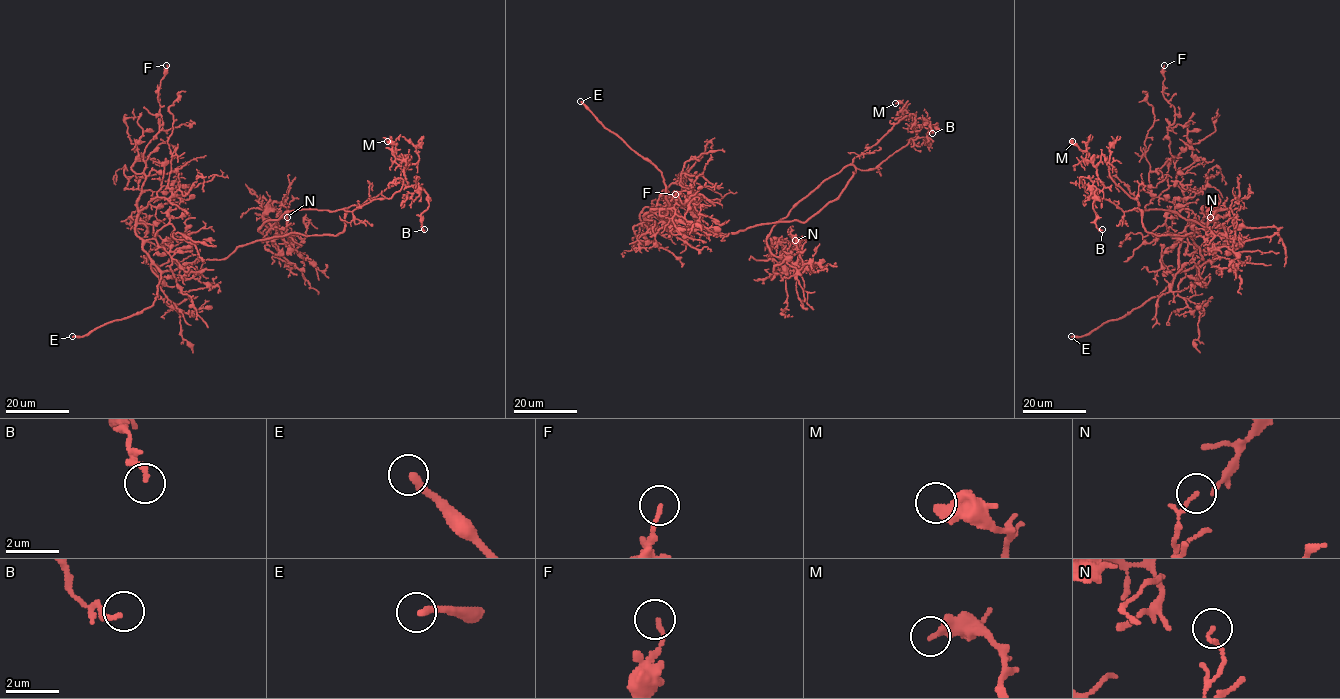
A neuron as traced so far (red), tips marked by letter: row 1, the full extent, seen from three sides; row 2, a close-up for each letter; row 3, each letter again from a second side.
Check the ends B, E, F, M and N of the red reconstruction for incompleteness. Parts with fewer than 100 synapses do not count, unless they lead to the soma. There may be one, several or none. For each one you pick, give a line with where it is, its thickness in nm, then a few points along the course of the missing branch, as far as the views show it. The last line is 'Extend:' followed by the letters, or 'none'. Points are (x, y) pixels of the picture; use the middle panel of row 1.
E: (580, 101) | 260 nm | (580, 101), (575, 86), (559, 84), (530, 105)
Extend: E

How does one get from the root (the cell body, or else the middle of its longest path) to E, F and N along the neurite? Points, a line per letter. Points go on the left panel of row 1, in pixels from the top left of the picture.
E: (265, 239), (240, 245), (221, 259), (200, 259), (163, 271), (151, 306), (107, 322), (81, 336), (72, 336)
F: (265, 239), (173, 270), (162, 271), (143, 248), (135, 232), (143, 155), (162, 123), (158, 94), (166, 65)
N: (265, 239), (337, 235), (347, 208), (287, 210), (258, 230), (290, 247), (284, 241), (287, 217)

